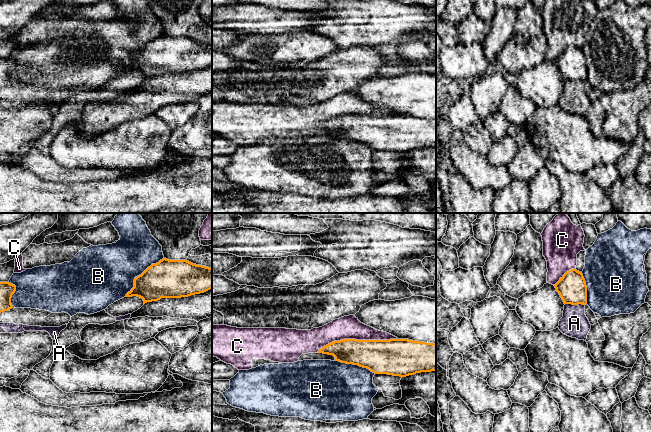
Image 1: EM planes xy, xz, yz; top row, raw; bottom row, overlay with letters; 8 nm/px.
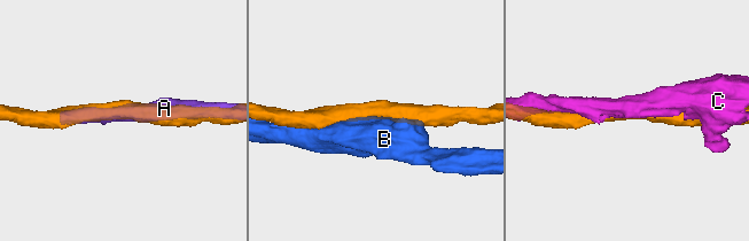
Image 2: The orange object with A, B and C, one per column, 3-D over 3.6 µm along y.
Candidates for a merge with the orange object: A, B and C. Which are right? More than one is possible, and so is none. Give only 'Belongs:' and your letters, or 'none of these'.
Belongs: none of these

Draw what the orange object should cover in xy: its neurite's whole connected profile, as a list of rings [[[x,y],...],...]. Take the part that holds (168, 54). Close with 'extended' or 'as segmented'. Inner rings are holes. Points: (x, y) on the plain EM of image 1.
[[[163,34],[135,53],[134,63],[125,73],[137,72],[147,78],[161,74],[181,74],[212,65],[212,44],[187,36]]]; as segmented

